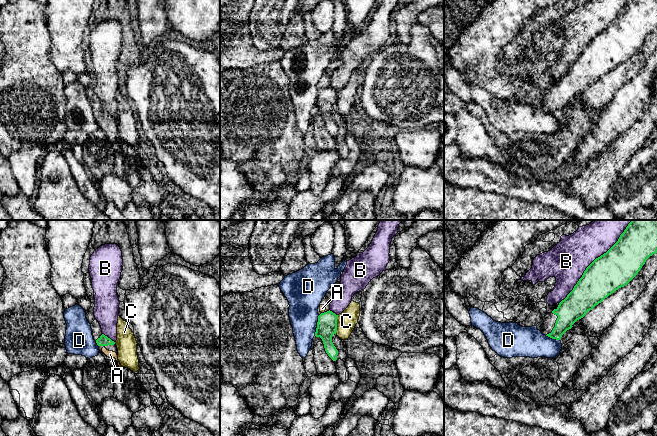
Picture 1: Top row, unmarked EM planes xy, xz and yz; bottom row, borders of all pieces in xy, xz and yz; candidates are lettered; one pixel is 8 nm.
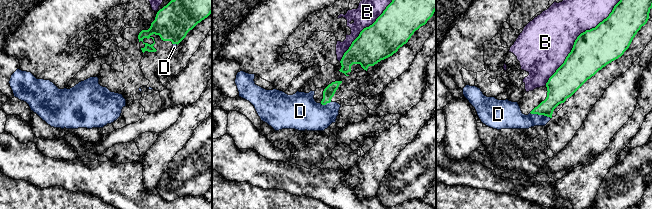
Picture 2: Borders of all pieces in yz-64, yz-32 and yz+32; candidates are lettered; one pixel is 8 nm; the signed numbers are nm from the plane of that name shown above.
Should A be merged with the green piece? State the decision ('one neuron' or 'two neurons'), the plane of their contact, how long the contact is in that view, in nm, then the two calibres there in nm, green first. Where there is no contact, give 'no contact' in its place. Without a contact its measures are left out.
one neuron; meets green in xz; contact 40 nm long; 160 nm thick on the green side, 50 nm on the other

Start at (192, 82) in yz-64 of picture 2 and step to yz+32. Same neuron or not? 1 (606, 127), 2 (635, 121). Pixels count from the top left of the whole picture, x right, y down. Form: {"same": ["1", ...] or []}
{"same": ["1"]}

